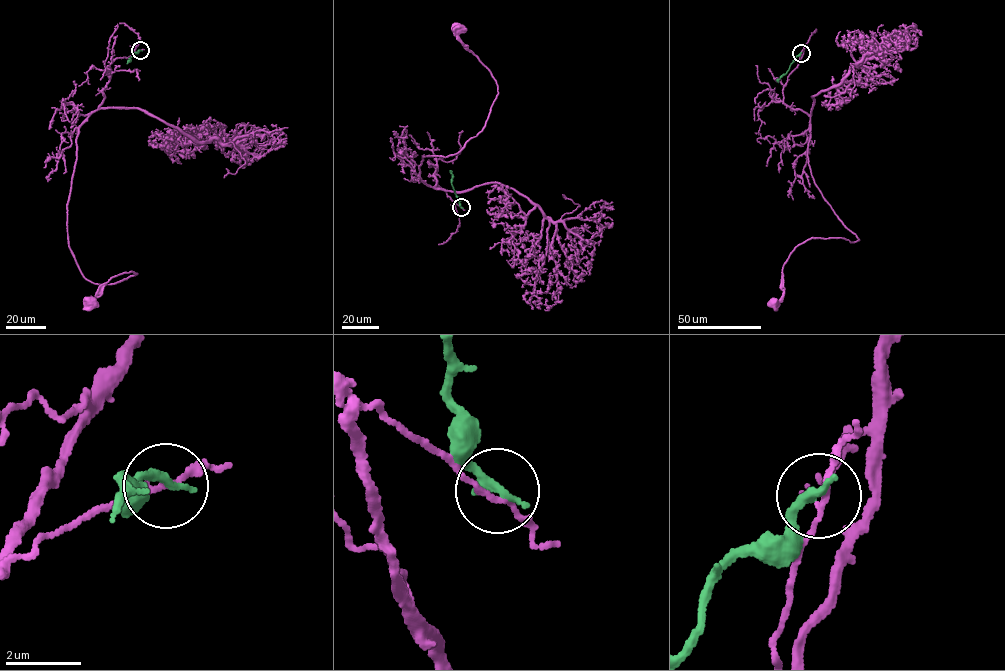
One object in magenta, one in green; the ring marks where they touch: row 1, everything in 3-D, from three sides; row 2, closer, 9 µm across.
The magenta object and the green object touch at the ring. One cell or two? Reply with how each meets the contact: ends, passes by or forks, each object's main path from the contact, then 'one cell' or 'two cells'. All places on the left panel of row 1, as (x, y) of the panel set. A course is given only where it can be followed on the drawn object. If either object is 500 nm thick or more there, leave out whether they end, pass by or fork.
magenta passes by; green ends there; magenta runs (141, 50), (110, 64), (76, 141), (74, 260), (94, 283), (137, 273), (89, 301); green runs (141, 50), (133, 54), (127, 63); two cells

